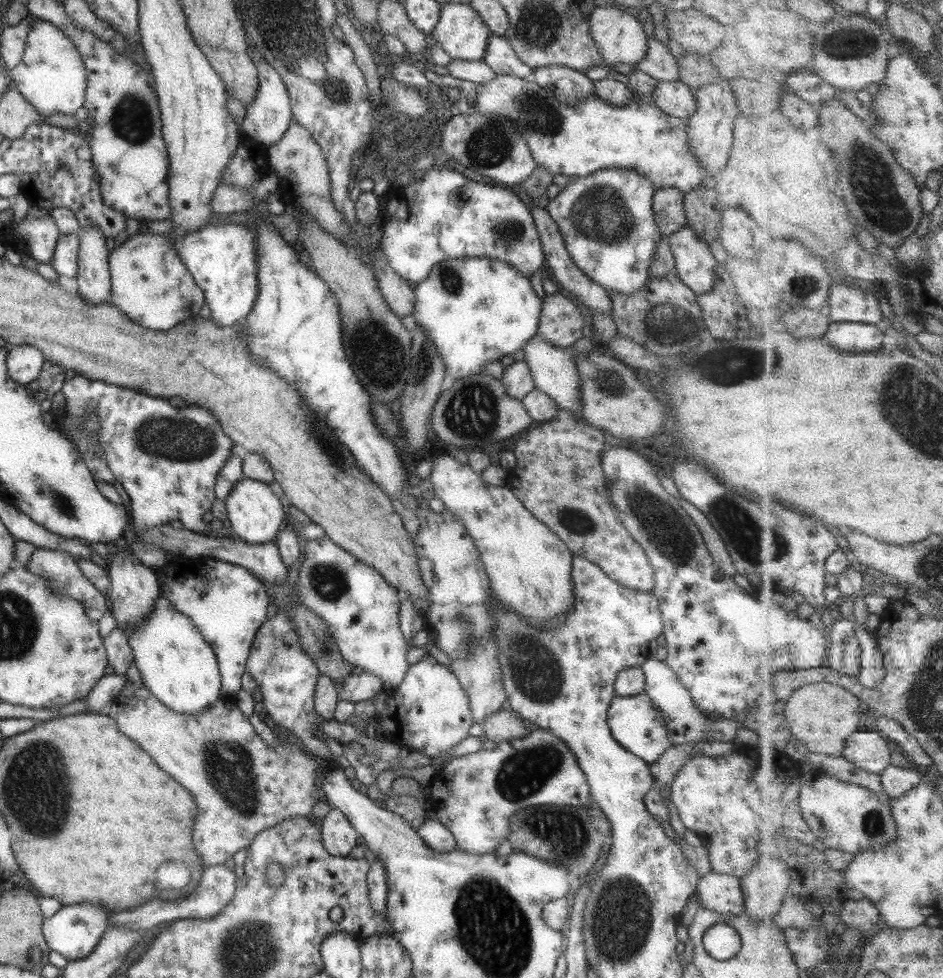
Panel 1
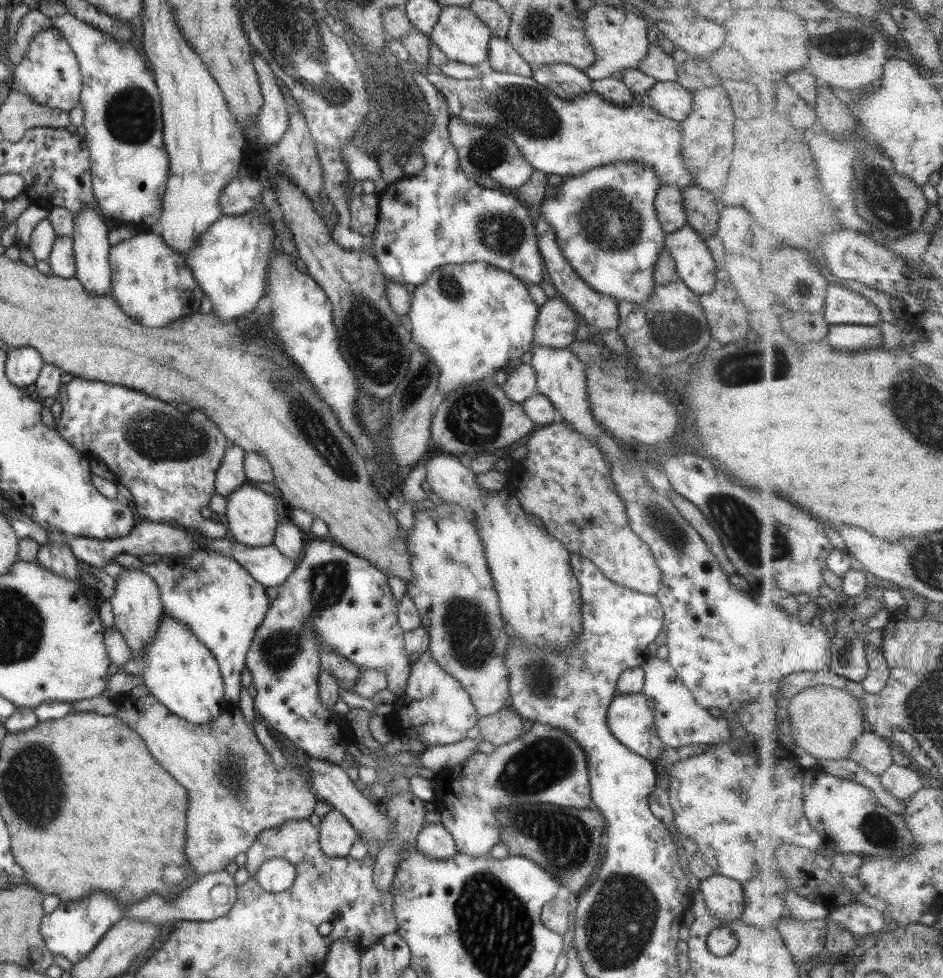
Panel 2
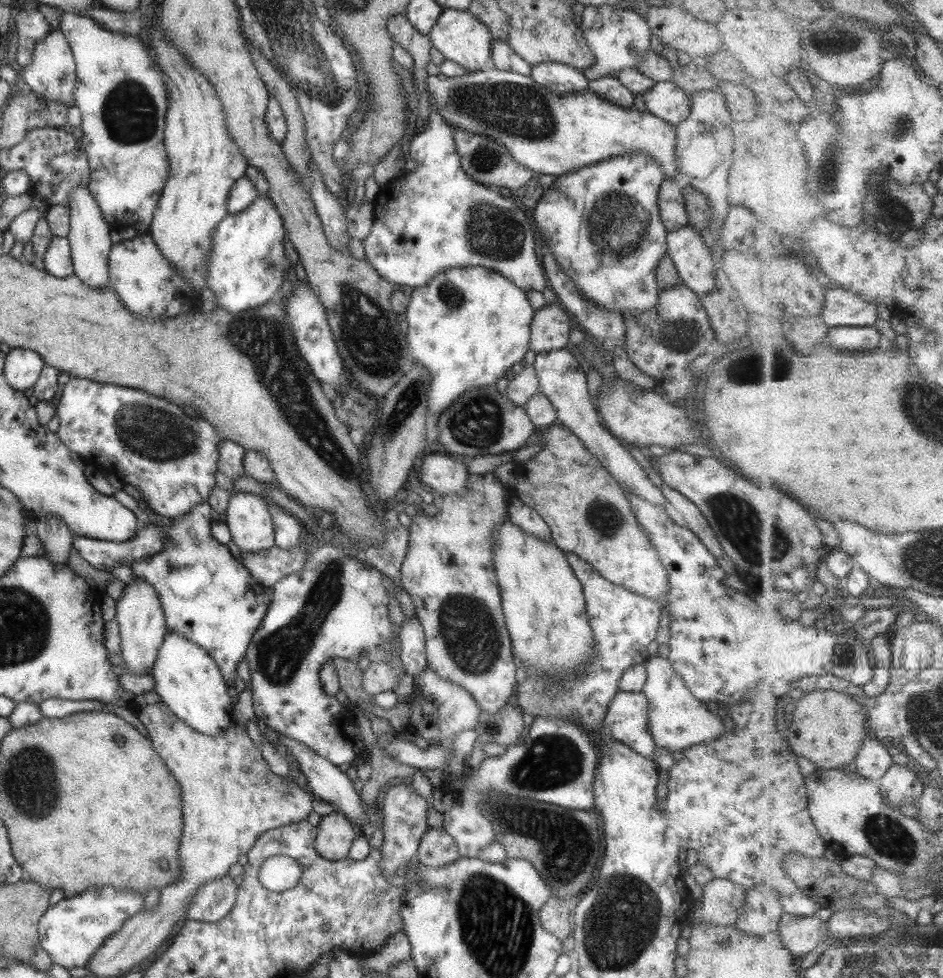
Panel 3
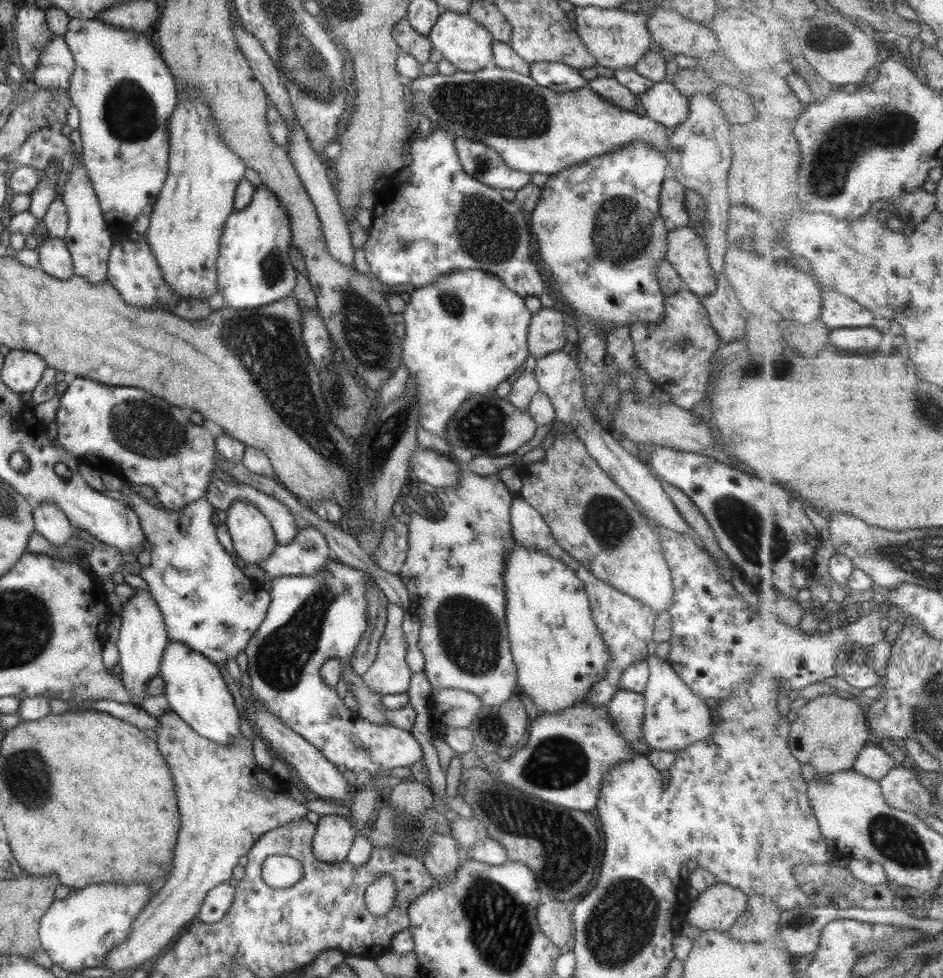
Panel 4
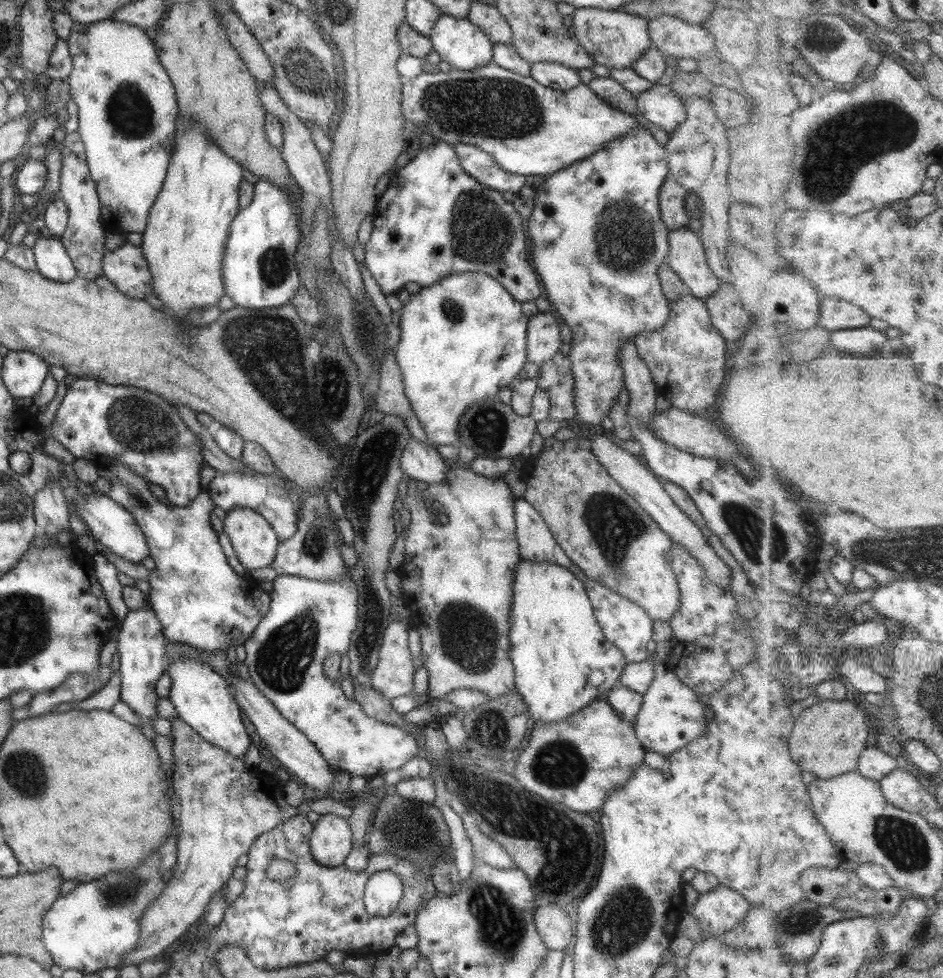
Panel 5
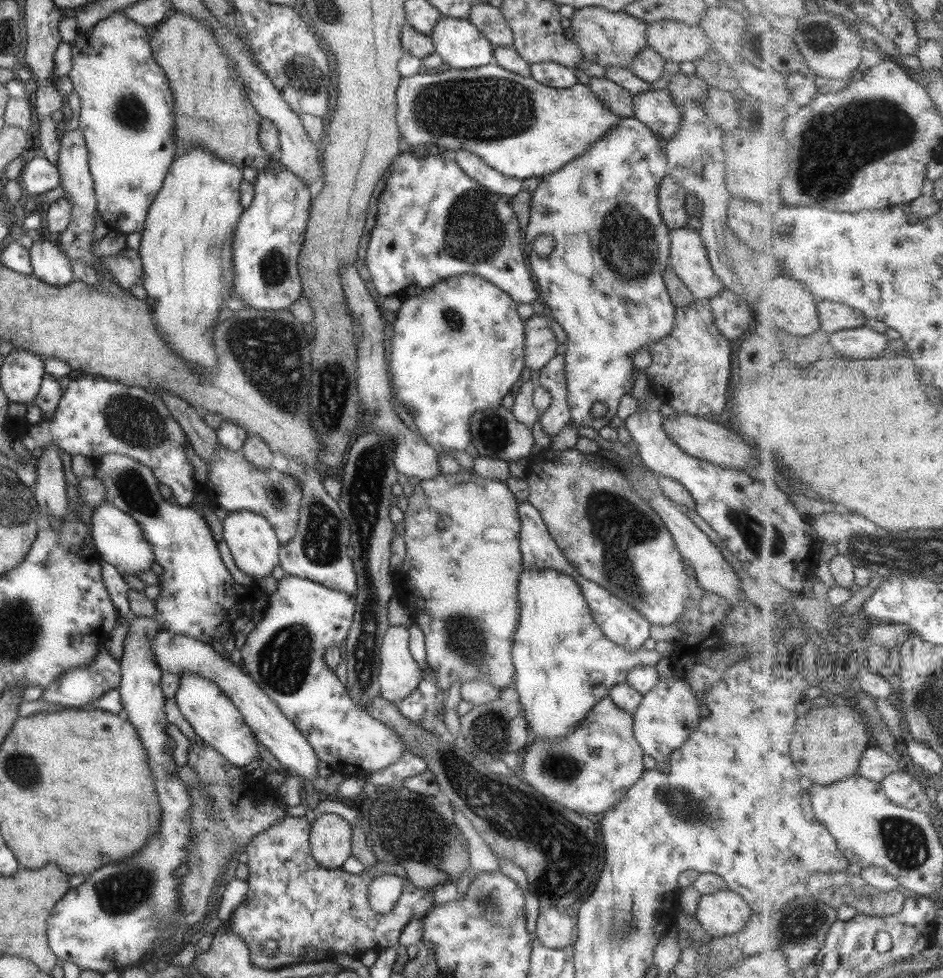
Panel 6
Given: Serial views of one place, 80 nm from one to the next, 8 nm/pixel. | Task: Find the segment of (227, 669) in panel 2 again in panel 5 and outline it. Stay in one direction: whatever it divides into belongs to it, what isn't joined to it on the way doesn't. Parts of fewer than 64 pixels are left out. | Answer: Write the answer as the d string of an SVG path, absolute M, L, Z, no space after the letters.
M107 462L105 469L98 470L98 477L105 478L109 482L107 498L131 514L146 540L148 554L155 564L147 576L150 588L148 602L153 614L161 623L166 640L188 644L205 657L213 654L215 650L225 653L230 646L239 649L255 630L258 622L267 614L270 593L263 592L260 588L257 588L257 592L251 590L249 588L251 579L237 576L229 566L218 544L218 536L209 524L209 515L214 505L208 495L202 490L188 506L167 507L151 495L145 479L137 477L135 472L129 471L129 467L121 465L120 462Z

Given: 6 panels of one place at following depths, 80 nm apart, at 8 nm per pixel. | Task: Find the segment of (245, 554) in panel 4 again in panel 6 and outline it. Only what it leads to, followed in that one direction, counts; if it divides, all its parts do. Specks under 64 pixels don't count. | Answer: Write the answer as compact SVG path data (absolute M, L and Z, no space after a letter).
M245 510L231 512L222 520L222 526L223 542L230 550L237 568L253 578L253 580L271 575L271 569L278 565L280 545L273 528L271 528L265 518Z

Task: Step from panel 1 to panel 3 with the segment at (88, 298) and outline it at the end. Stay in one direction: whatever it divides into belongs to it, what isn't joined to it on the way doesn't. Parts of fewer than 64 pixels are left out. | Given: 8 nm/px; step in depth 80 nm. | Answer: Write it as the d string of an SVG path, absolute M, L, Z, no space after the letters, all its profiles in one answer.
M76 186L68 200L70 212L68 220L67 240L70 246L70 257L75 275L85 286L103 288L108 286L108 252L111 248L109 241L110 226L102 217L100 208L93 200L86 186Z

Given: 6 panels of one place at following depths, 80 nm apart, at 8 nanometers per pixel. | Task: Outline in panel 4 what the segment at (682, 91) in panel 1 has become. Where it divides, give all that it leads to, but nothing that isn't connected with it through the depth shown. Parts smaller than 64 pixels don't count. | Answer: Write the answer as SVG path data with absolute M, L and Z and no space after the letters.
M667 81L652 83L649 90L637 95L637 107L643 116L673 129L688 115L687 99Z

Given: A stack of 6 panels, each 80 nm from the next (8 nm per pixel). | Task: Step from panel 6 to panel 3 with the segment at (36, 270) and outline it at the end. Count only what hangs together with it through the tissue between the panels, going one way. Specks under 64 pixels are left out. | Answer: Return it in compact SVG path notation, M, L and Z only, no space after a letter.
M52 237L47 250L42 256L43 271L55 278L65 278L73 275L70 246L67 237Z

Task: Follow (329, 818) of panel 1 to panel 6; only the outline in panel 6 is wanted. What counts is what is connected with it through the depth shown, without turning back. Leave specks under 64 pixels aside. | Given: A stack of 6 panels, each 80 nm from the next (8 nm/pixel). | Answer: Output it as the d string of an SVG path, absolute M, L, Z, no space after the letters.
M318 814L310 823L308 847L313 860L326 869L339 869L350 855L351 825L336 814Z

